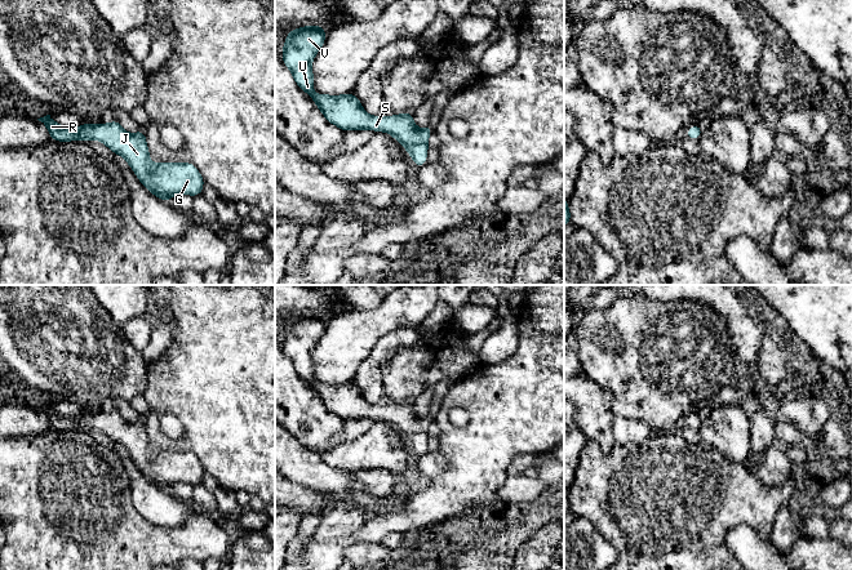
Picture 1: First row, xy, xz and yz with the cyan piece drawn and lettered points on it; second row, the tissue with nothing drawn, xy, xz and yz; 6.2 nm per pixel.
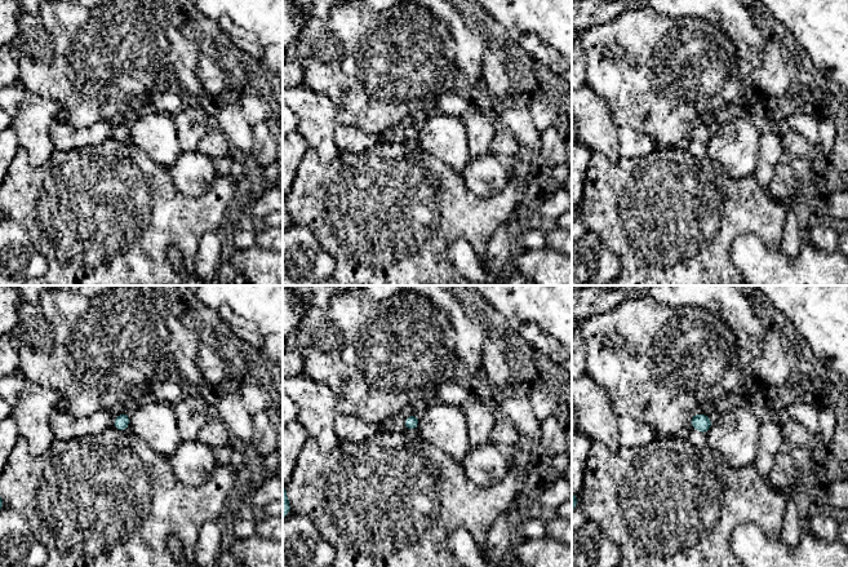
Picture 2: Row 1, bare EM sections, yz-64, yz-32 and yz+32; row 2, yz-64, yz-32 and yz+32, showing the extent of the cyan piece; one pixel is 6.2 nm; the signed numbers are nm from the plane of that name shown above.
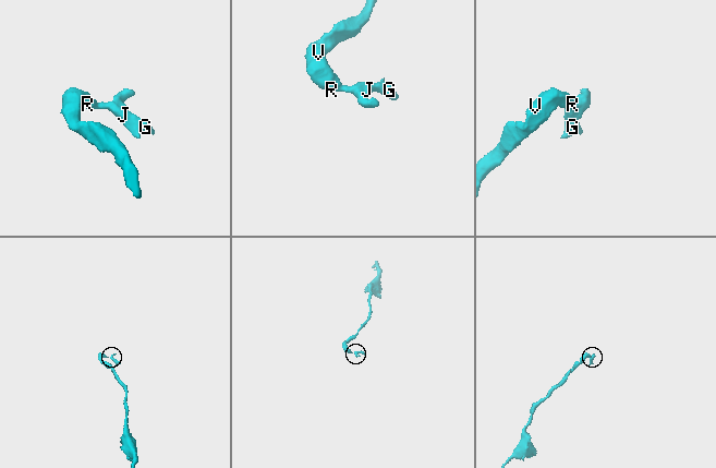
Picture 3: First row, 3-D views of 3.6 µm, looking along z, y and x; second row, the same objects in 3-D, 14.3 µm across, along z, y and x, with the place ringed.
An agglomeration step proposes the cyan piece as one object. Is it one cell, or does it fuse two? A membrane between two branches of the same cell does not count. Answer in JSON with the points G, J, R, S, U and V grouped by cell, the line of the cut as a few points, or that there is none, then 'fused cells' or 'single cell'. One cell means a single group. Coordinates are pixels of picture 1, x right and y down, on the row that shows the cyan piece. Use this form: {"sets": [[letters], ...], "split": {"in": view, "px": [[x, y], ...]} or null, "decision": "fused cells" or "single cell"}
{"sets": [["G", "J", "R", "S", "U", "V"]], "split": null, "decision": "single cell"}

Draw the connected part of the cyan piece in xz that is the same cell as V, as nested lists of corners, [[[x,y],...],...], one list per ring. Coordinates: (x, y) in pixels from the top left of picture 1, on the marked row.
[[[305,26],[288,32],[283,46],[283,62],[290,70],[297,85],[307,93],[324,117],[341,130],[387,132],[409,153],[413,162],[421,168],[426,164],[427,141],[434,130],[431,125],[418,129],[412,112],[391,115],[390,117],[370,116],[363,108],[356,95],[315,94],[311,62],[325,41],[325,27]]]

